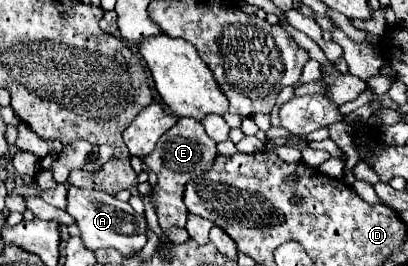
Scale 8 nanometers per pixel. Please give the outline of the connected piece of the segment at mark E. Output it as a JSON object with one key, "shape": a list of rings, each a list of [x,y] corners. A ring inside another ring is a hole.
{"shape":[[[179,118],[177,124],[159,138],[159,144],[155,146],[155,150],[149,156],[145,156],[147,168],[157,174],[157,186],[151,188],[149,196],[155,204],[159,226],[165,232],[169,232],[171,228],[185,228],[185,222],[189,216],[189,210],[183,202],[185,186],[189,180],[207,172],[211,168],[213,160],[217,158],[217,154],[219,152],[217,152],[215,142],[205,136],[205,130],[197,120]]]}

